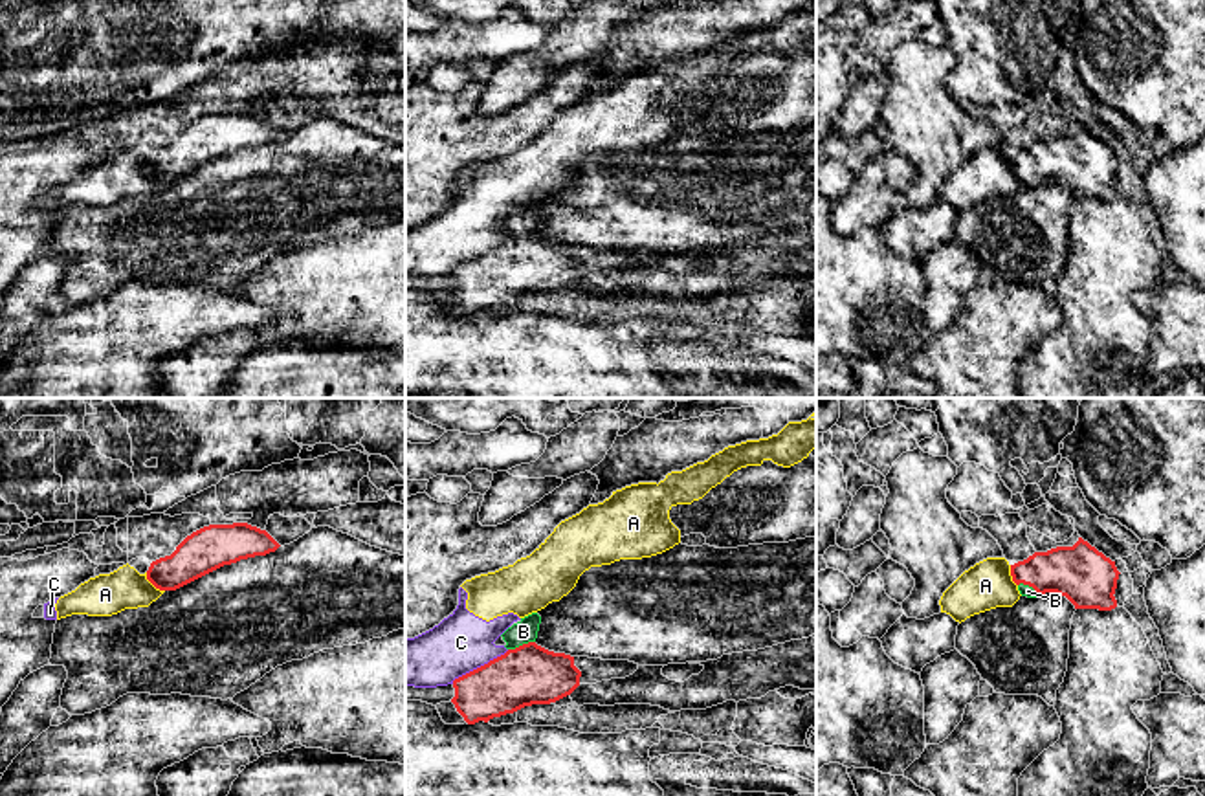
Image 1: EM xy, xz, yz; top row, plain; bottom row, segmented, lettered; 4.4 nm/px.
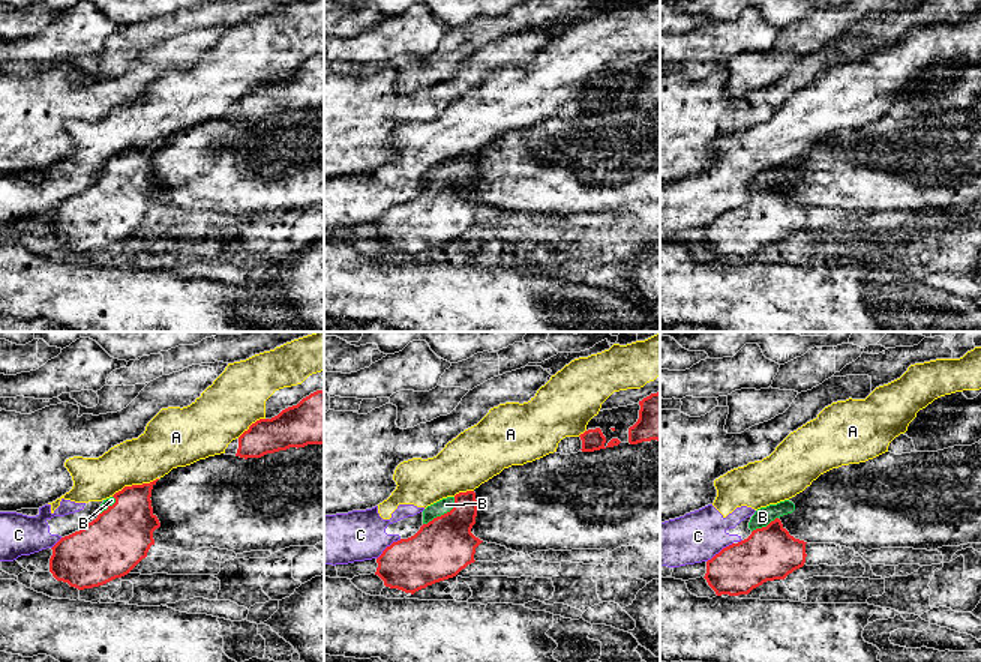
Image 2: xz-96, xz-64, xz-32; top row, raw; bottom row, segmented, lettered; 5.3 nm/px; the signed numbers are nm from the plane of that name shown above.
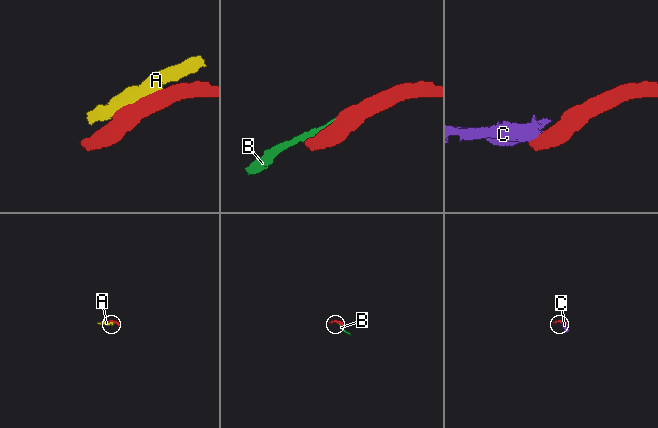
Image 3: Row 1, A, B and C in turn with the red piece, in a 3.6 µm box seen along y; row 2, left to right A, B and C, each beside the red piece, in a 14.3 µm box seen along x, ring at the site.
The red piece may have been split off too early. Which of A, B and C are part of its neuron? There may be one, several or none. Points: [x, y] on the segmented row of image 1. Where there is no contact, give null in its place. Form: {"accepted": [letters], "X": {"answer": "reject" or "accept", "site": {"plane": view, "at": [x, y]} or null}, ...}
{"accepted": ["B"], "A": {"answer": "reject", "site": {"plane": "xy", "at": [153, 584]}}, "B": {"answer": "accept", "site": {"plane": "xz", "at": [523, 644]}}, "C": {"answer": "reject", "site": {"plane": "xz", "at": [481, 666]}}}

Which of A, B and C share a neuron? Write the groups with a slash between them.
A C / B

